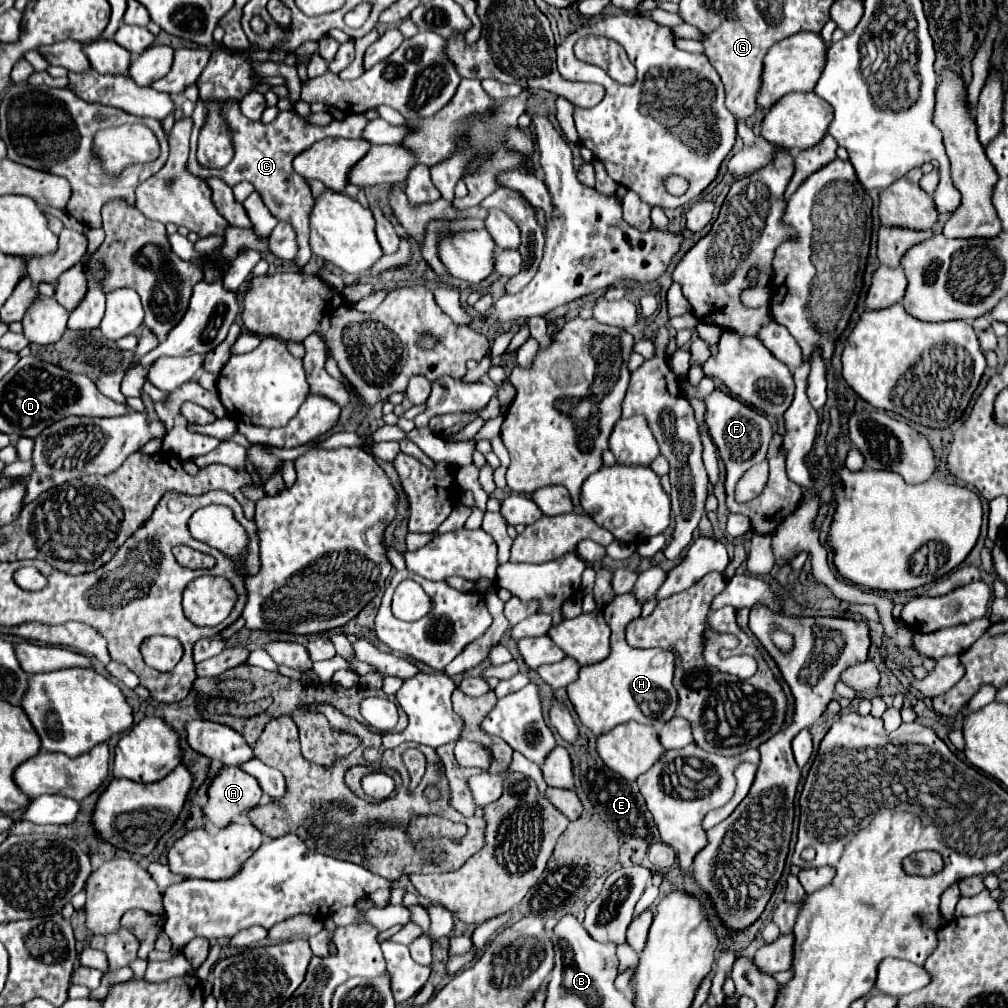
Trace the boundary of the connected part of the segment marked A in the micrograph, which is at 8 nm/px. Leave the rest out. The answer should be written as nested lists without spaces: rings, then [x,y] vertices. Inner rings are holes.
[[[224,768],[208,788],[208,804],[204,814],[218,828],[226,828],[236,816],[258,806],[262,788],[258,780],[240,768]]]

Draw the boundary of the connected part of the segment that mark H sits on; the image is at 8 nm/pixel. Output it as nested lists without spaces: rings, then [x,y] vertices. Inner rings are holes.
[[[622,594],[616,596],[606,608],[606,622],[612,630],[612,652],[606,660],[582,666],[580,678],[572,682],[568,690],[568,698],[580,718],[580,722],[590,728],[596,736],[606,734],[618,724],[624,722],[640,722],[650,726],[664,726],[678,706],[676,688],[672,686],[674,676],[674,652],[668,652],[664,648],[632,648],[624,640],[626,624],[640,616],[640,602],[634,598],[634,594]]]

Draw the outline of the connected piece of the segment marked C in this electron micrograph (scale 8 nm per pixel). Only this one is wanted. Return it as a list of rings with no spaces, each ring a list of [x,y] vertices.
[[[202,102],[196,104],[194,114],[192,114],[192,138],[190,138],[190,158],[188,158],[188,172],[192,172],[194,176],[200,178],[208,178],[208,176],[218,176],[220,180],[224,180],[228,186],[236,186],[238,182],[252,182],[256,192],[262,194],[264,204],[268,206],[268,210],[278,218],[278,220],[286,220],[294,226],[296,234],[298,234],[298,256],[296,256],[296,264],[304,266],[310,260],[310,244],[308,244],[308,212],[312,212],[312,204],[314,198],[310,194],[310,186],[306,182],[306,178],[302,178],[300,174],[294,172],[292,168],[292,160],[296,154],[300,154],[302,150],[310,148],[316,140],[328,138],[328,136],[342,136],[342,138],[358,138],[366,126],[366,118],[364,114],[348,114],[344,120],[332,120],[328,126],[310,126],[306,124],[296,112],[280,112],[278,118],[272,124],[262,124],[262,122],[252,122],[248,120],[236,102],[228,102],[224,108],[224,118],[230,126],[230,130],[234,132],[234,160],[220,170],[210,170],[204,168],[196,162],[196,138],[198,138],[198,130],[204,126],[206,120],[206,108]]]

